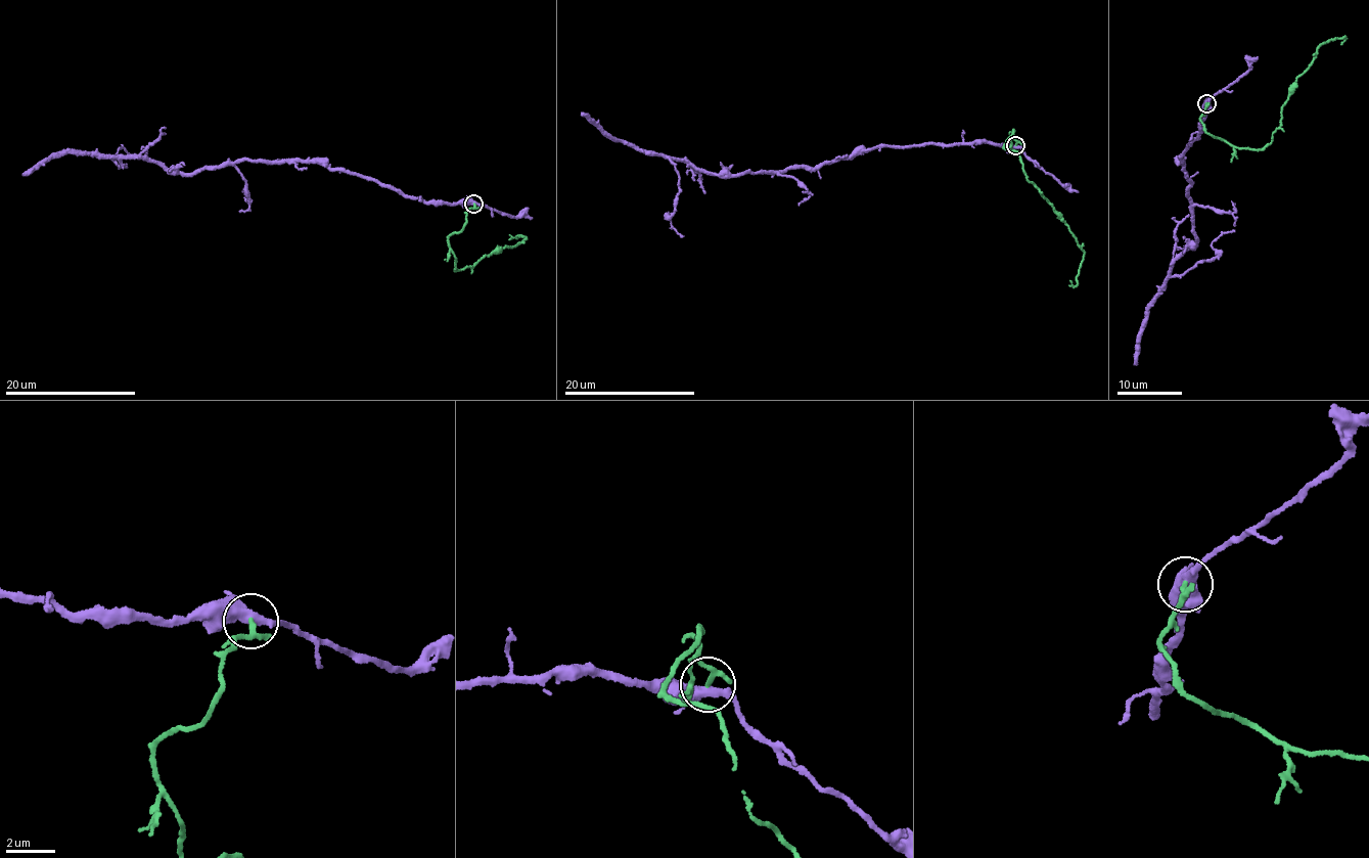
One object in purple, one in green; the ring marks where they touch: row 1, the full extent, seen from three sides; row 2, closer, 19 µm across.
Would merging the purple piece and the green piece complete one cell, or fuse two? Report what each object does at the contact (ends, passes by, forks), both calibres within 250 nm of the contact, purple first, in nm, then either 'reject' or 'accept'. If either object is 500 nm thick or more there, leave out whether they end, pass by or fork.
purple passes by | green passes by | 420/180 nm | accept

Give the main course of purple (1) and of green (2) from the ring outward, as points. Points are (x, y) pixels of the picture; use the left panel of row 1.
1: (473, 202), (410, 197), (364, 176), (300, 159), (234, 161), (187, 174), (140, 159), (63, 150), (23, 173)
2: (473, 205), (465, 226), (448, 237), (455, 257), (454, 271), (471, 266), (523, 237), (509, 239)

